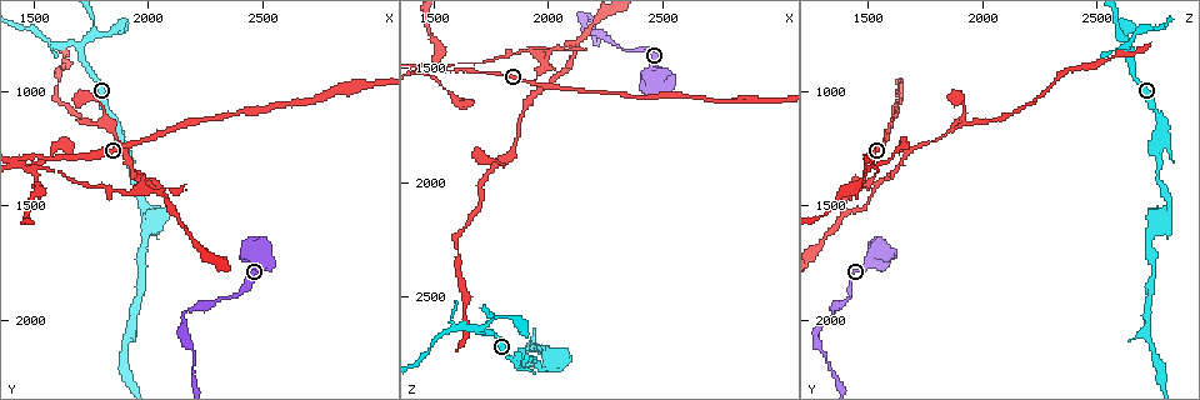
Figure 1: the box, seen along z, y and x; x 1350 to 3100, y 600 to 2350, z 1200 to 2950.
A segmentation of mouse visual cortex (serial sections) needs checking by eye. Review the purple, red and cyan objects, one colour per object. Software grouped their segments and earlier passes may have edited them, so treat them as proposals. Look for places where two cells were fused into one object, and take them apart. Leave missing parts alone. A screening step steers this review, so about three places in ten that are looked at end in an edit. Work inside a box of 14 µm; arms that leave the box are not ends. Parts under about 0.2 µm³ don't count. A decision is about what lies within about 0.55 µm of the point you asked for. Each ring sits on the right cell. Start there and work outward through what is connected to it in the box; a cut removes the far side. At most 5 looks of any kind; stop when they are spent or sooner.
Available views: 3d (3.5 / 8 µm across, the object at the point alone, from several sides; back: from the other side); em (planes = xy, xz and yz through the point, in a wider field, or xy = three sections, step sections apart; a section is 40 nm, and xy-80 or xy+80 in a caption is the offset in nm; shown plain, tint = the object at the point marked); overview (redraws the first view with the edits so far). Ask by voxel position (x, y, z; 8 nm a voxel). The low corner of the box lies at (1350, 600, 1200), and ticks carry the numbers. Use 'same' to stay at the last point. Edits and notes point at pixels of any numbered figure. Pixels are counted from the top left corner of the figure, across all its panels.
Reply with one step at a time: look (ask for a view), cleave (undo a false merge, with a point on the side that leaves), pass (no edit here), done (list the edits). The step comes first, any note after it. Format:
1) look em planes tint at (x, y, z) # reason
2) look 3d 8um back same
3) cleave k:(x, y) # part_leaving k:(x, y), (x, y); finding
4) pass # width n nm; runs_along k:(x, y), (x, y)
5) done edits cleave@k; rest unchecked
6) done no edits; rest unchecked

look 3d 3.5um at (1710, 810, 2640) # a fork

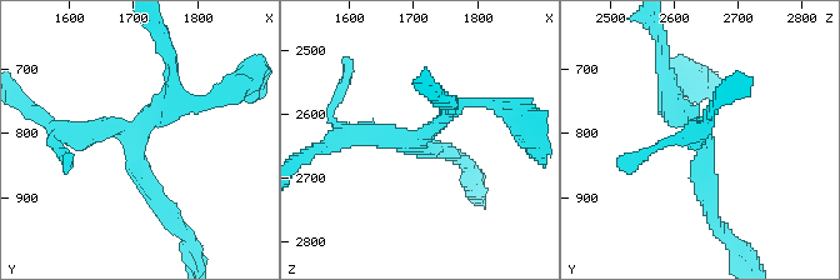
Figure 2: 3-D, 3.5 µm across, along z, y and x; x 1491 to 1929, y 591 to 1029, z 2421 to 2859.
look em xy step 1 tint at (1705, 810, 2645)

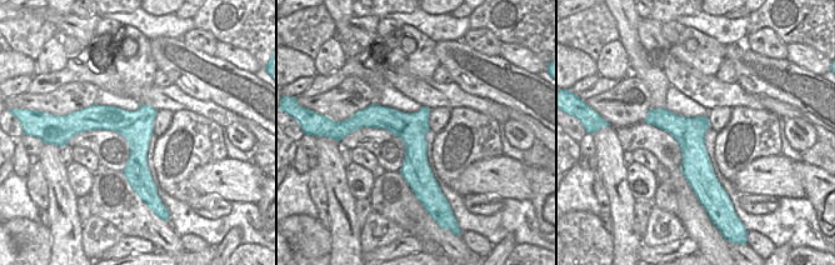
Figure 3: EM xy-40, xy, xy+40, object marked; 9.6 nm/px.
look em xy step 5 tint same

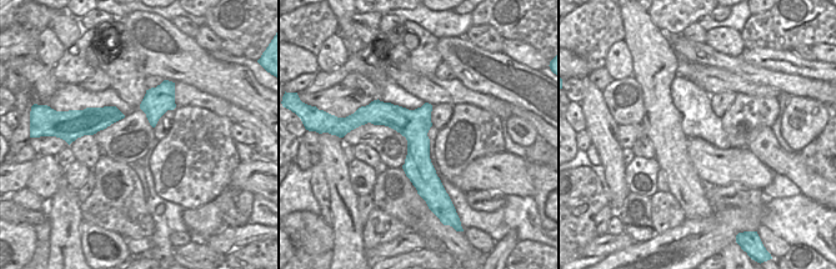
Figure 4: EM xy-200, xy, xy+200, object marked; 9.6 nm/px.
pass # arm_widths 200, 250, 300 nm; runs_along 2:(710, 214), (701, 130), (663, 95); all the same cell

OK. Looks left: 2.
look em xy step 2 tint at (1500, 1290, 1490) # arms run side by side

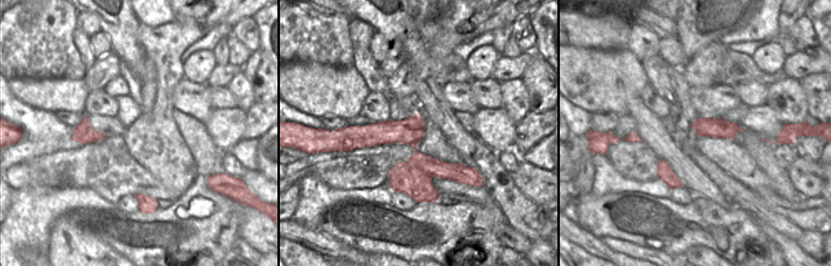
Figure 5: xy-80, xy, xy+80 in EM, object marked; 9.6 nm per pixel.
look 3d 3.5um same

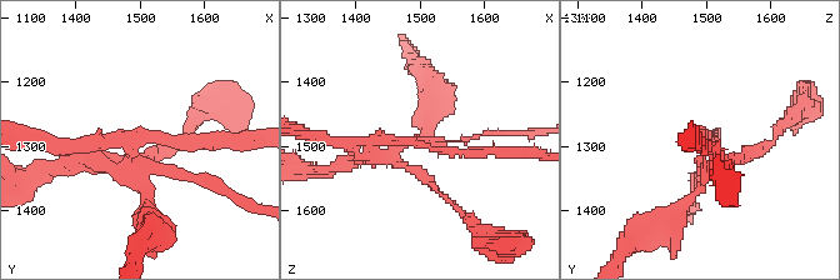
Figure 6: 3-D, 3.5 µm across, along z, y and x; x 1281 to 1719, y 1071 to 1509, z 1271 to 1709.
cleave 6:(151, 150) # arms 4; arm_widths 100, 150, 150, 150 nm; part_leaving 6:(138, 153), (249, 203); a second cell is stuck on

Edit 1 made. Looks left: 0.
done edits cleave@6; rest unchecked

